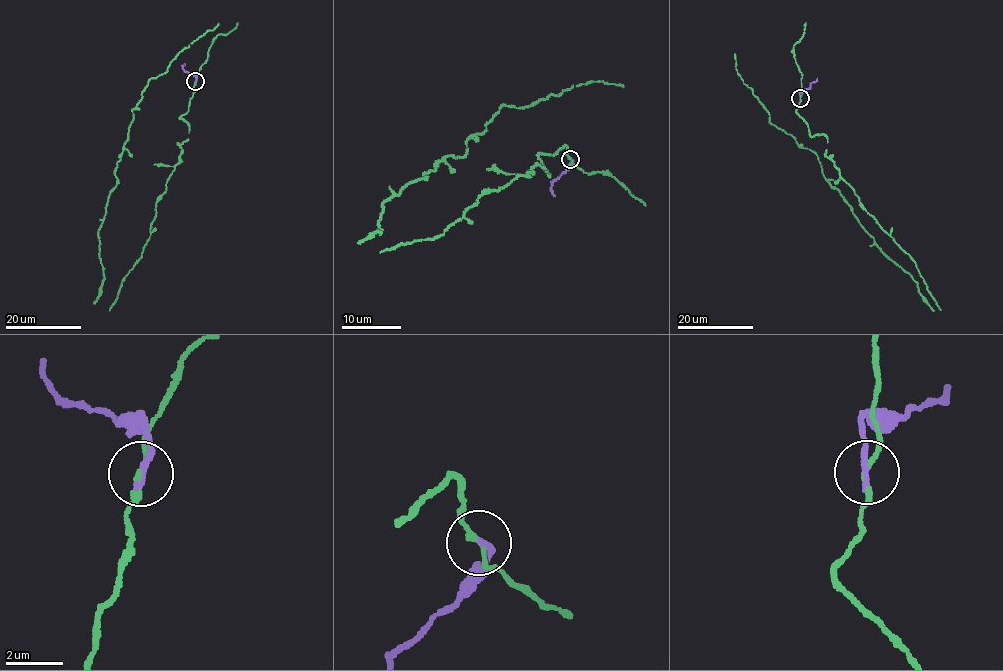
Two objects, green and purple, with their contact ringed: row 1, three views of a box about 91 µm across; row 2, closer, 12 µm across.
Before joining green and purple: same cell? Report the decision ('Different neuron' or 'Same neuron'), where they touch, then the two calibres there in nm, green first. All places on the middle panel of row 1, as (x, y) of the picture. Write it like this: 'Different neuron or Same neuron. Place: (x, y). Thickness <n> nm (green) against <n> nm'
Different neuron. Place: (570, 159). Thickness 170 nm (green) against 240 nm

